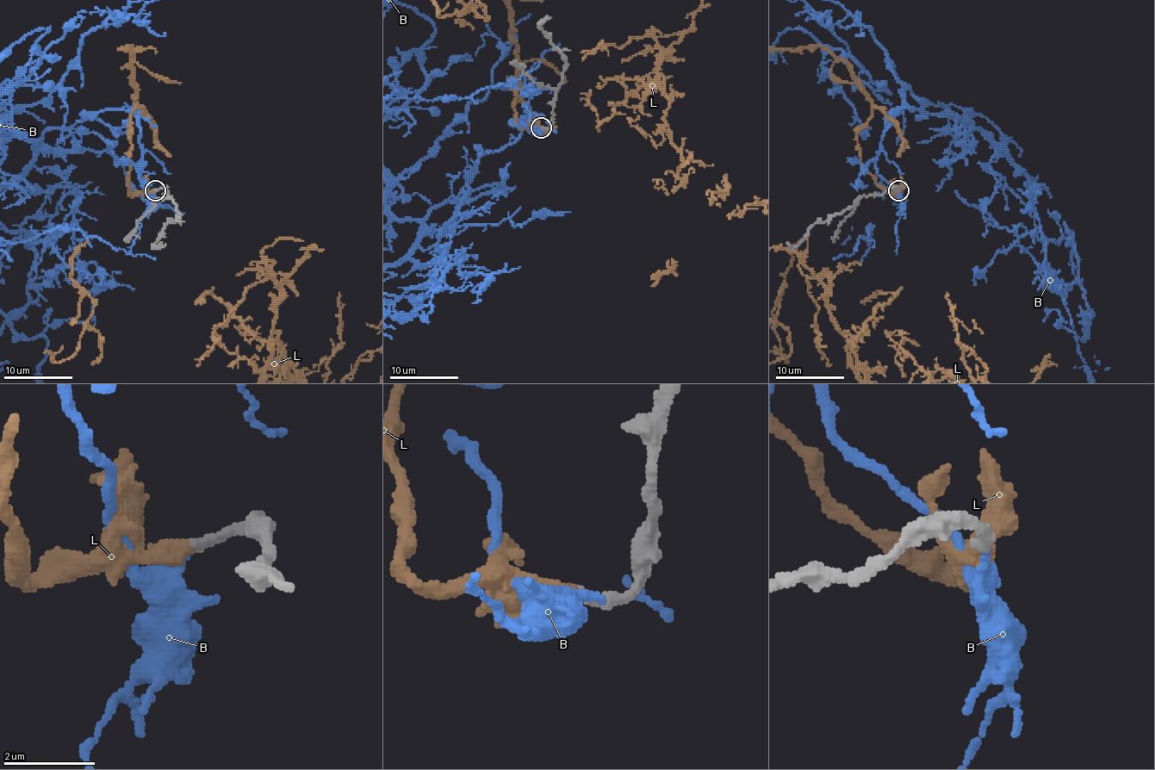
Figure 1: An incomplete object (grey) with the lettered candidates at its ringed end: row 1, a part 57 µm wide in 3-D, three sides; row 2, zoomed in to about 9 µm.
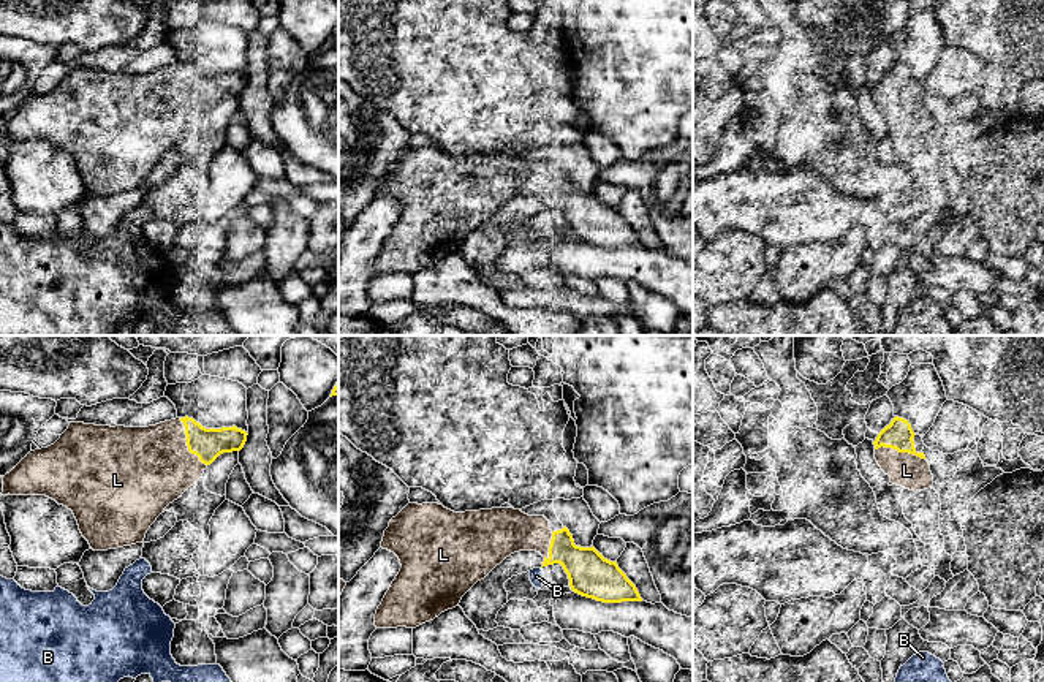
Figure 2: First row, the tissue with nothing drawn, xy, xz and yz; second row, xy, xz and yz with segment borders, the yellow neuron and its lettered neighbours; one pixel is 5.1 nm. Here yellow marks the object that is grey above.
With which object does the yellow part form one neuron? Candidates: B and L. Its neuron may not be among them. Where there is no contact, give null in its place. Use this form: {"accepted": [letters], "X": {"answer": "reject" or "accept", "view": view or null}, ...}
{"accepted": ["L"], "B": {"answer": "reject", "view": null}, "L": {"answer": "accept", "view": "xy"}}

